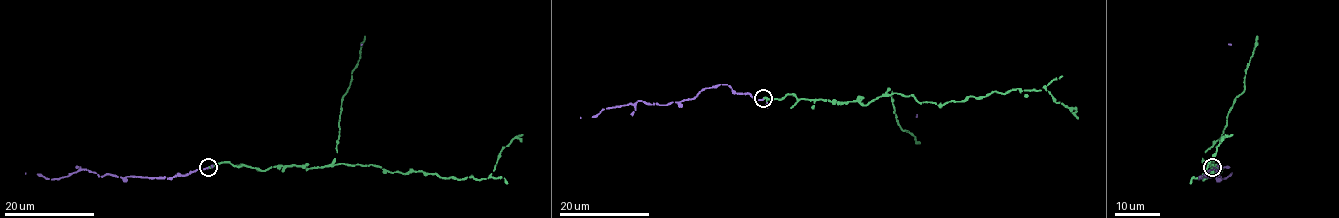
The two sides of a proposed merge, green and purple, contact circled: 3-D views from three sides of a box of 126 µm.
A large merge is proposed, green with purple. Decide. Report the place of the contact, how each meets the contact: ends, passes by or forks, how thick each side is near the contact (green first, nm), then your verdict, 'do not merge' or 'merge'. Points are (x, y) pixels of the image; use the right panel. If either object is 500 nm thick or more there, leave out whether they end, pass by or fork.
place (1212, 167); green ends; purple ends; calibres 220 and 190 nm; merge

